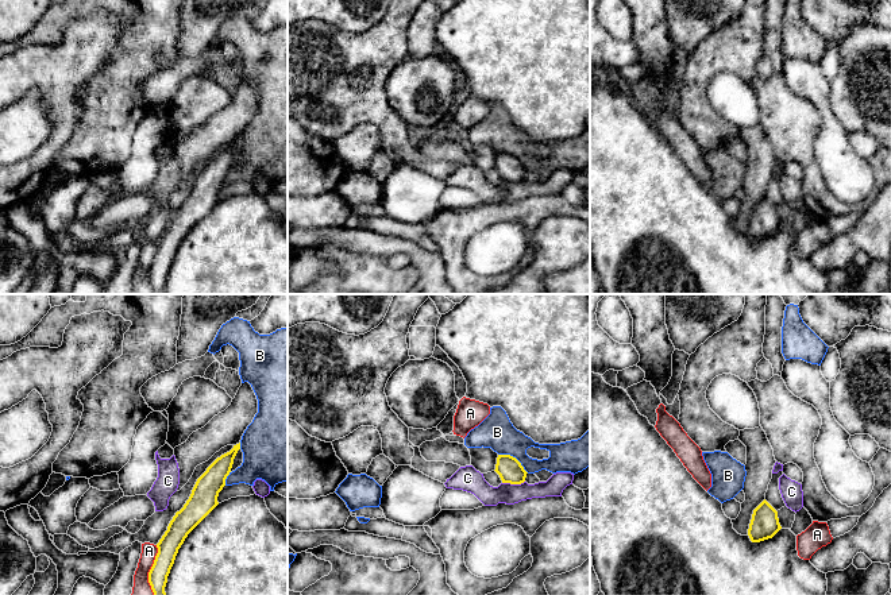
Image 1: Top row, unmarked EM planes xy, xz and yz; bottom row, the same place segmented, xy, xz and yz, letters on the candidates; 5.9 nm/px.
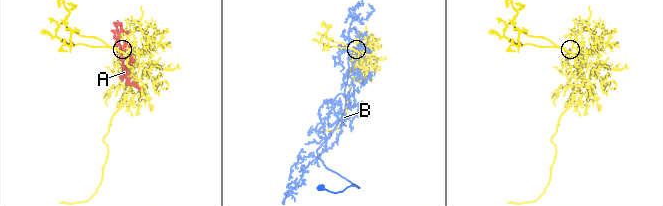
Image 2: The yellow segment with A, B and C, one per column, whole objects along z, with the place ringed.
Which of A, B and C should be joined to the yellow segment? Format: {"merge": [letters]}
{"merge": []}

